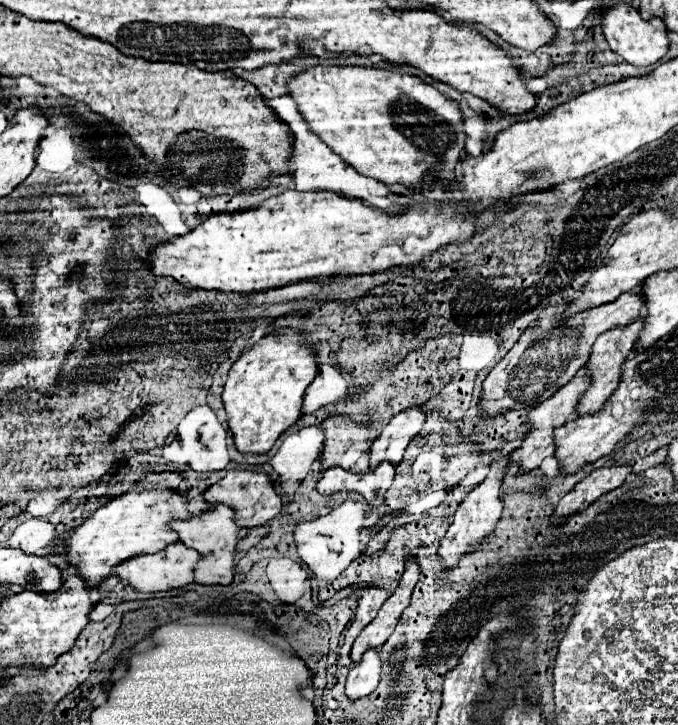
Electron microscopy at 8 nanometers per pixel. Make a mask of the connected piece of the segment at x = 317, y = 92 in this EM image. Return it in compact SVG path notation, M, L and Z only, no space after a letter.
M313 66L313 68L309 68L309 70L303 70L303 72L295 74L295 76L291 76L285 86L287 86L291 98L295 100L295 104L297 104L297 108L299 108L303 120L307 122L307 126L309 126L335 154L339 154L345 162L349 162L359 174L369 176L369 178L375 178L375 180L385 182L385 184L399 182L399 184L403 184L403 186L407 186L407 188L411 188L411 186L413 186L413 188L419 188L421 182L423 182L423 176L425 176L429 170L437 170L435 176L437 176L443 184L447 184L449 180L455 178L455 164L459 162L459 154L465 150L465 138L467 138L465 132L463 132L463 128L461 128L463 116L461 116L461 112L459 112L457 102L445 98L439 90L435 90L431 84L425 84L419 76L399 74L399 72L393 70L393 68L377 68L377 66Z

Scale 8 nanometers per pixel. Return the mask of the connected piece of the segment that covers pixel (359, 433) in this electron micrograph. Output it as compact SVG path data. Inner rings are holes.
M331 414L323 420L325 444L323 444L323 464L327 470L331 466L349 468L353 472L367 472L367 456L371 448L373 428L363 422L353 420L347 414Z

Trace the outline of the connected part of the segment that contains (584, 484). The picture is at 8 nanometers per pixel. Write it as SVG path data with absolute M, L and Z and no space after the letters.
M611 464L611 466L593 468L581 482L575 484L571 492L567 492L559 500L553 514L553 522L559 522L559 518L567 518L573 512L581 512L591 502L595 502L601 494L621 486L629 474L631 474L629 464Z

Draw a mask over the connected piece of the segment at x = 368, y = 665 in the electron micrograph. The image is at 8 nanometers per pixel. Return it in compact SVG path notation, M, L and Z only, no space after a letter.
M369 648L359 660L359 664L351 666L345 692L351 700L363 698L377 688L379 680L381 680L381 654L379 650Z

